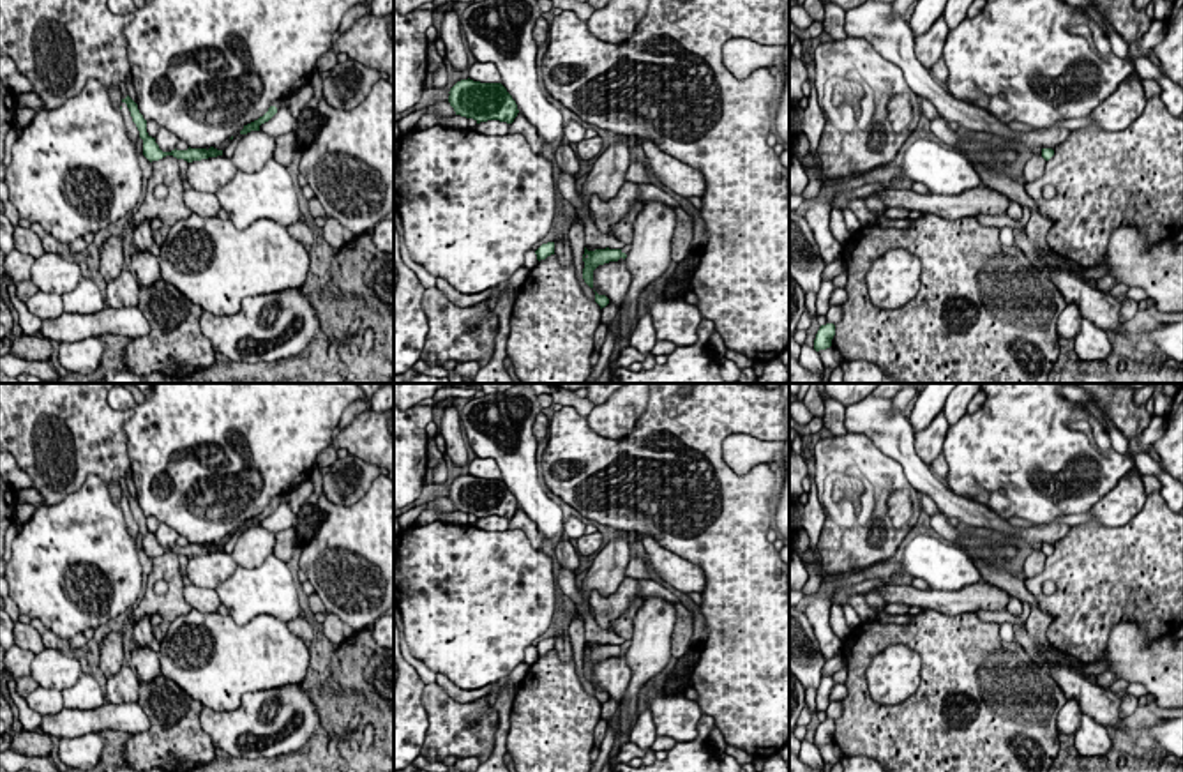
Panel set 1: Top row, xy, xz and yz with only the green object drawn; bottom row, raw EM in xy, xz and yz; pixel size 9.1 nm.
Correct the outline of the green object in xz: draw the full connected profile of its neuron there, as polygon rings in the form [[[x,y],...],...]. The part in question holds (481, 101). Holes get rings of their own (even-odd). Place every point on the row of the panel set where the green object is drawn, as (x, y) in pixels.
[[[457,81],[448,92],[448,102],[456,115],[473,118],[477,124],[500,120],[512,124],[519,110],[501,83]]]

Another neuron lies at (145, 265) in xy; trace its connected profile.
[[[136,251],[131,261],[131,269],[139,286],[150,286],[161,279],[159,258],[150,251]]]

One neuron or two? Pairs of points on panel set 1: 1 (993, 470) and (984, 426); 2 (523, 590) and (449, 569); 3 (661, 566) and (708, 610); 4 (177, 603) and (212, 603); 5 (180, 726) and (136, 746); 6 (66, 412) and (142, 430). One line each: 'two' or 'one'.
1: one
2: one
3: two
4: two
5: one
6: two

